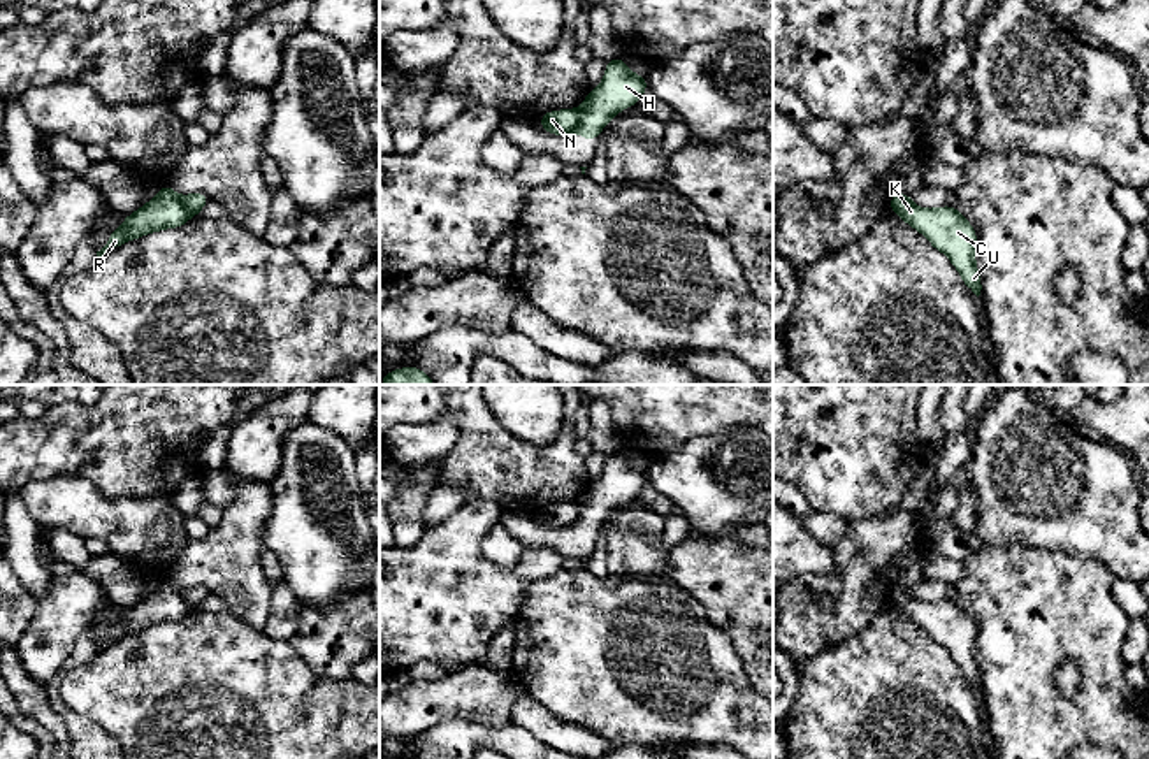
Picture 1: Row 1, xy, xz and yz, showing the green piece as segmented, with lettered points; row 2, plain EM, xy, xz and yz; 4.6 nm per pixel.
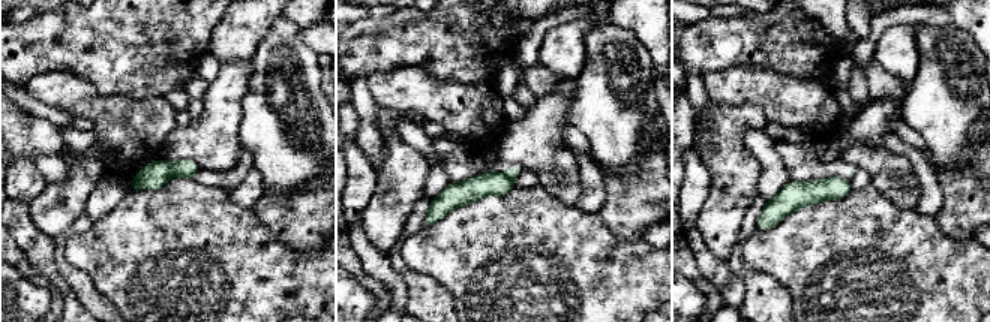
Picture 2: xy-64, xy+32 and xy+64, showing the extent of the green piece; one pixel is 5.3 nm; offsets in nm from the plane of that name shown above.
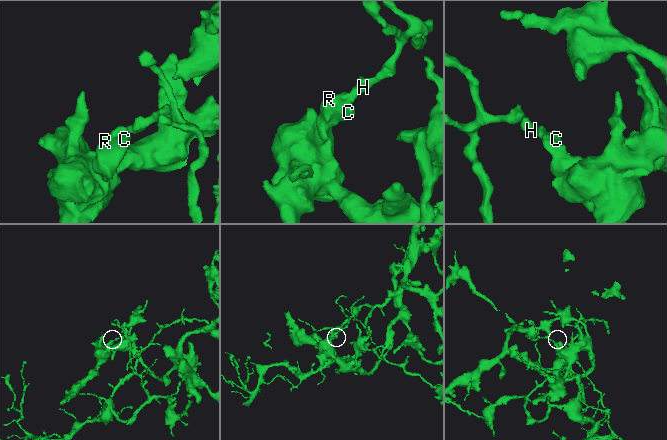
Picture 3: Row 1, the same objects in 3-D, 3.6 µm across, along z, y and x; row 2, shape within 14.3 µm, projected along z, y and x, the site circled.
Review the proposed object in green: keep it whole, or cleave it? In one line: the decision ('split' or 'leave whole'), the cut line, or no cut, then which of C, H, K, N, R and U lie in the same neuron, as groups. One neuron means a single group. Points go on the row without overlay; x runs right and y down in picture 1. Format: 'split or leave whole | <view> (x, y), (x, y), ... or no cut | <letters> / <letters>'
split | xz (580, 503), (580, 513), (575, 522) | C K N R U / H

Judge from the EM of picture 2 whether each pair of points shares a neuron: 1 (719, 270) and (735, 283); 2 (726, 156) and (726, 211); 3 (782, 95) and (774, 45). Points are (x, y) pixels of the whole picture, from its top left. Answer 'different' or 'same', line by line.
1: same
2: same
3: different

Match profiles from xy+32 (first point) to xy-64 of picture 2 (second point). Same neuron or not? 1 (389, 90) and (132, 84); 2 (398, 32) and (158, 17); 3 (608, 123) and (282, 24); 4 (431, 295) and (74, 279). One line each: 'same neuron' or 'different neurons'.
1: different neurons
2: same neuron
3: same neuron
4: same neuron

